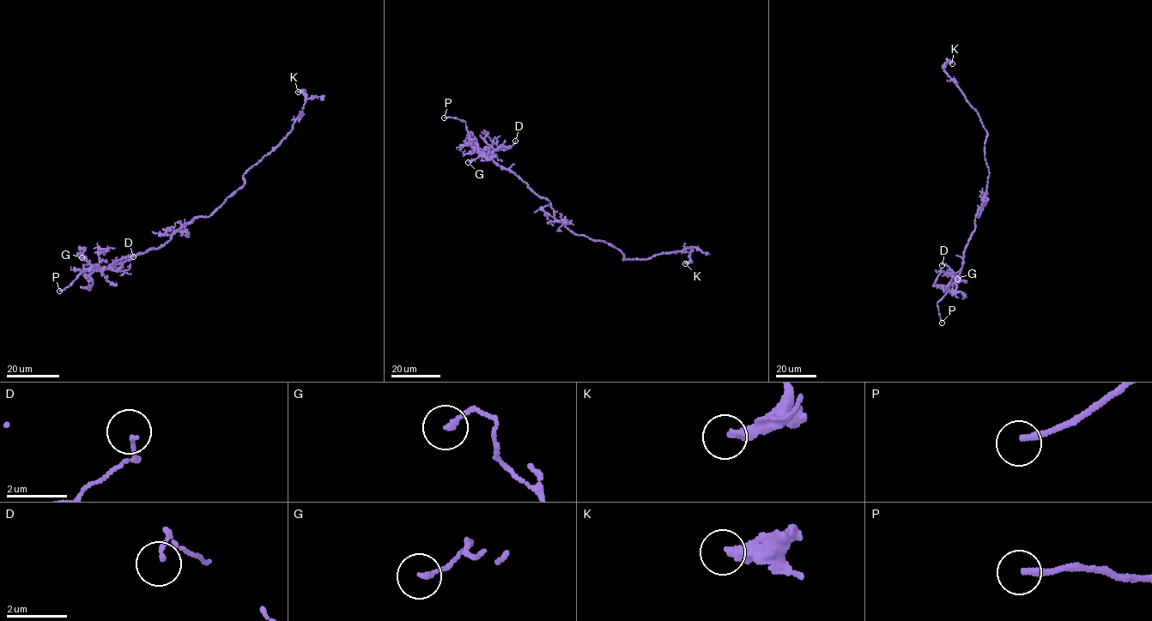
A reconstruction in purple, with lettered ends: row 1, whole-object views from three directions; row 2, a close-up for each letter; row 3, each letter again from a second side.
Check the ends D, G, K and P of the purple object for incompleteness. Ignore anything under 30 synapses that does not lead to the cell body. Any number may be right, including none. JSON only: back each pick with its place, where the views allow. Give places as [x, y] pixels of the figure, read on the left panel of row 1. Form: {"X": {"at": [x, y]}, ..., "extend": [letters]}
{"P": {"at": [59, 291]}, "extend": ["P"]}

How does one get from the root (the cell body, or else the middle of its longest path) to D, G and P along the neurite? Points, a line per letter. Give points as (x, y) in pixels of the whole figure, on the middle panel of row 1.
D: (572, 232), (554, 217), (549, 201), (490, 157), (491, 153), (506, 149), (515, 141)
G: (572, 232), (554, 217), (549, 201), (534, 193), (515, 174), (482, 156), (468, 162)
P: (572, 232), (554, 217), (549, 201), (479, 151), (465, 121), (444, 117)

